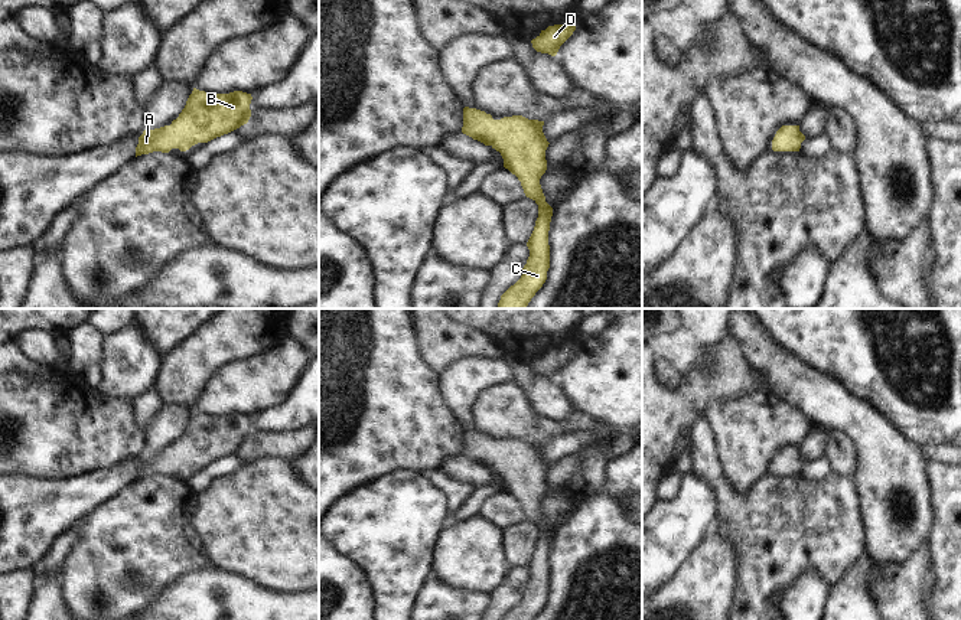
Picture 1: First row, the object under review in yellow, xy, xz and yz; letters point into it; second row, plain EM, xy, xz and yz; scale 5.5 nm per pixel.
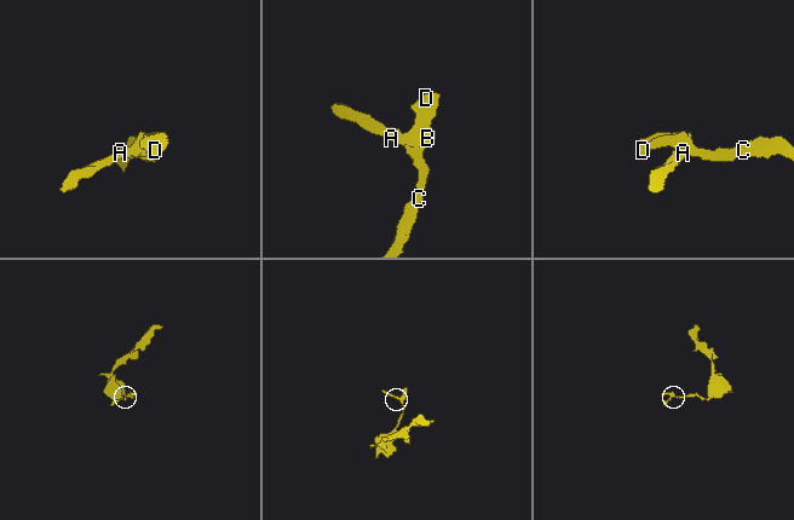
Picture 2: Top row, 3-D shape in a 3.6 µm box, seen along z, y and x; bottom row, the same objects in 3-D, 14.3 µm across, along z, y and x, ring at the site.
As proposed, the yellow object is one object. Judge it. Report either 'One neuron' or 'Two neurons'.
One neuron.

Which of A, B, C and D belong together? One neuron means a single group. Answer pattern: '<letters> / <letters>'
A B C D

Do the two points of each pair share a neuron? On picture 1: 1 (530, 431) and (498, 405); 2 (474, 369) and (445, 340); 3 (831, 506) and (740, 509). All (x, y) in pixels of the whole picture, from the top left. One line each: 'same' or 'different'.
1: same
2: different
3: same

